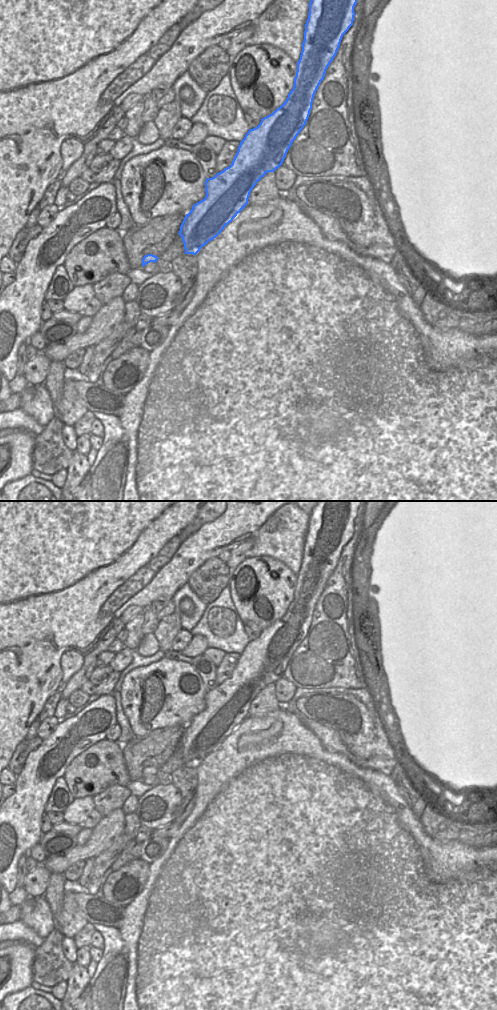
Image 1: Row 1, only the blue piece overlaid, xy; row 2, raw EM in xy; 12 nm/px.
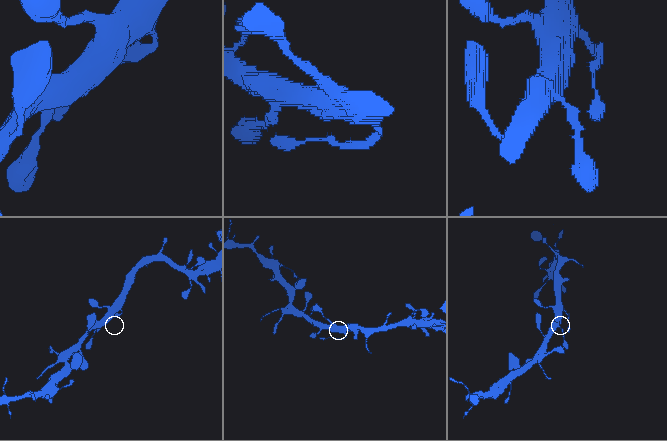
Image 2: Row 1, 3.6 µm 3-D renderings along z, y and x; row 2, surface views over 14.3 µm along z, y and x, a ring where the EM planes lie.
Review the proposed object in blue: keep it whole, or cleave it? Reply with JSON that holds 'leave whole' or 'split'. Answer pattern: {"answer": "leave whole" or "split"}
{"answer": "leave whole"}

